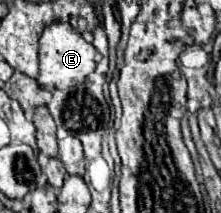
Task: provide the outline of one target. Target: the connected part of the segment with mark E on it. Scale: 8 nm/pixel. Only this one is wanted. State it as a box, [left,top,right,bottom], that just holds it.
[38,22,96,88]

